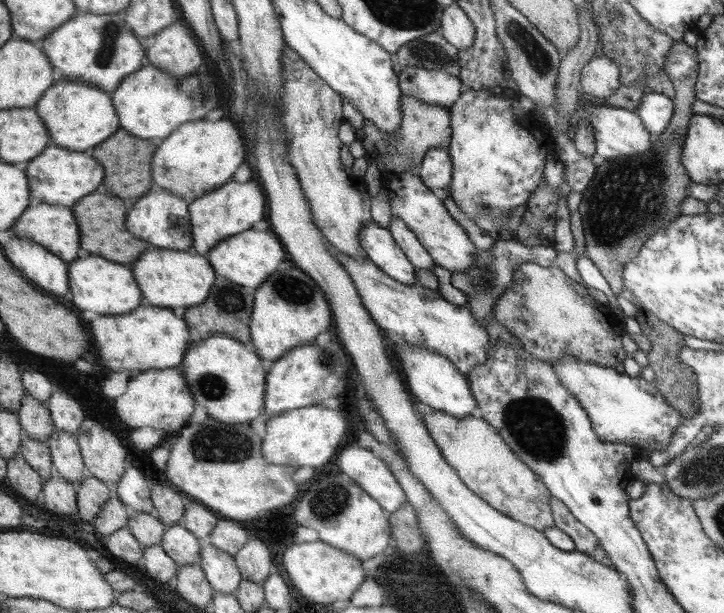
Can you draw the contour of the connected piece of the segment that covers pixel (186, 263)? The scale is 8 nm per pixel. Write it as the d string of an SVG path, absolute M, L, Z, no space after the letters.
M151 247L130 264L135 278L143 291L145 304L164 308L188 308L202 304L210 294L210 288L214 284L214 276L217 276L211 261L203 255L192 251L168 250Z

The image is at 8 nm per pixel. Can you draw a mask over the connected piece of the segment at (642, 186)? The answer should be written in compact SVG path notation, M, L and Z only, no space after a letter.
M675 41L667 57L666 71L675 86L675 117L667 130L654 139L652 154L642 154L626 160L604 160L596 166L593 177L582 193L579 204L584 227L585 254L606 276L612 292L626 293L622 262L634 258L643 244L660 229L664 229L681 215L680 204L689 196L690 175L683 166L683 147L688 126L695 116L695 86L698 84L698 51L684 41Z

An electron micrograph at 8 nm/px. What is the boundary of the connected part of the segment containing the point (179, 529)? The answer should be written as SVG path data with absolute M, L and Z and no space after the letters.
M182 524L166 526L160 545L179 567L199 562L201 542Z

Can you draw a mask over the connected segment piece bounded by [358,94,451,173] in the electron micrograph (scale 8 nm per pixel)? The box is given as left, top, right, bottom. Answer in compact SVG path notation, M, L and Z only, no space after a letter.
M403 94L403 100L401 102L403 102L403 124L400 125L398 133L388 136L386 133L383 133L382 130L378 130L372 122L366 121L364 130L361 130L363 135L360 137L360 134L358 134L358 139L366 151L365 158L370 161L370 155L374 155L374 158L378 159L377 167L382 172L399 173L413 171L413 168L417 168L432 149L447 150L451 144L451 112L449 108L438 105L428 105L418 98L415 98L414 95L408 96L408 94Z

